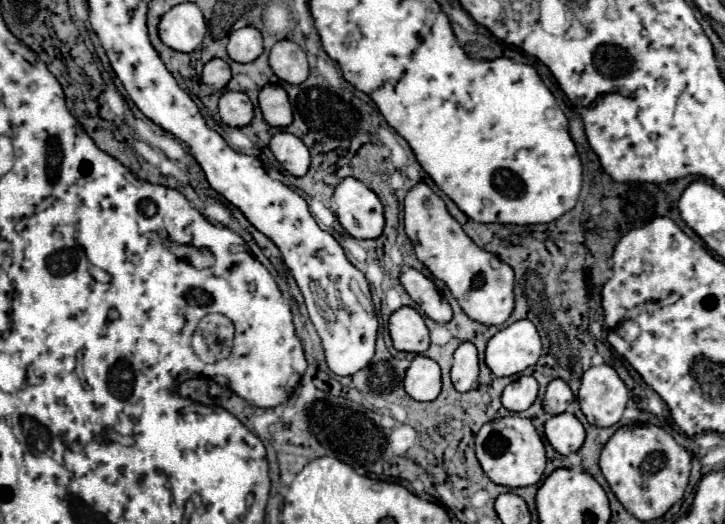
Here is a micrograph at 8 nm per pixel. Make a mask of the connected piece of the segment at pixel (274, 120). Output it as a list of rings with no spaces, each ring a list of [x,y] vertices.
[[[270,84],[264,86],[260,90],[258,102],[260,102],[262,116],[270,126],[286,128],[292,122],[292,106],[290,106],[288,94],[282,86],[278,86],[278,84],[276,86],[270,86]]]

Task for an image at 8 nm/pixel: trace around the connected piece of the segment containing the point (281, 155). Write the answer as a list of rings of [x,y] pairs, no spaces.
[[[278,132],[270,140],[270,150],[276,160],[288,170],[292,176],[304,176],[310,166],[310,152],[306,144],[292,136],[290,132]]]

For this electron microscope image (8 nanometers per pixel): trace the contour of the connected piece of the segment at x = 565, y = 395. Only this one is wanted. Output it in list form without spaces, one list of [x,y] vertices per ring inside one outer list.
[[[552,380],[546,388],[546,394],[544,394],[544,412],[546,414],[562,414],[566,412],[568,404],[574,400],[574,394],[570,390],[570,386],[564,382],[564,380]]]

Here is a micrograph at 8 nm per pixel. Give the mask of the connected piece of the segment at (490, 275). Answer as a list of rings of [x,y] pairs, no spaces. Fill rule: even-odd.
[[[416,184],[404,200],[404,232],[412,240],[418,260],[430,274],[450,288],[462,310],[480,324],[504,324],[514,308],[514,272],[494,254],[480,250],[448,214],[444,202],[426,186]]]

